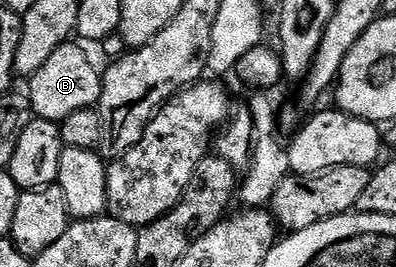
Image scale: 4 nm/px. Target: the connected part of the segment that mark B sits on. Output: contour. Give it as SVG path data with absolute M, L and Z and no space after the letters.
M68 42L53 50L53 55L37 74L30 77L29 95L31 97L32 113L40 120L62 122L76 110L85 110L98 105L103 89L103 77L100 69L95 69L93 61L87 57L87 52L75 42Z

